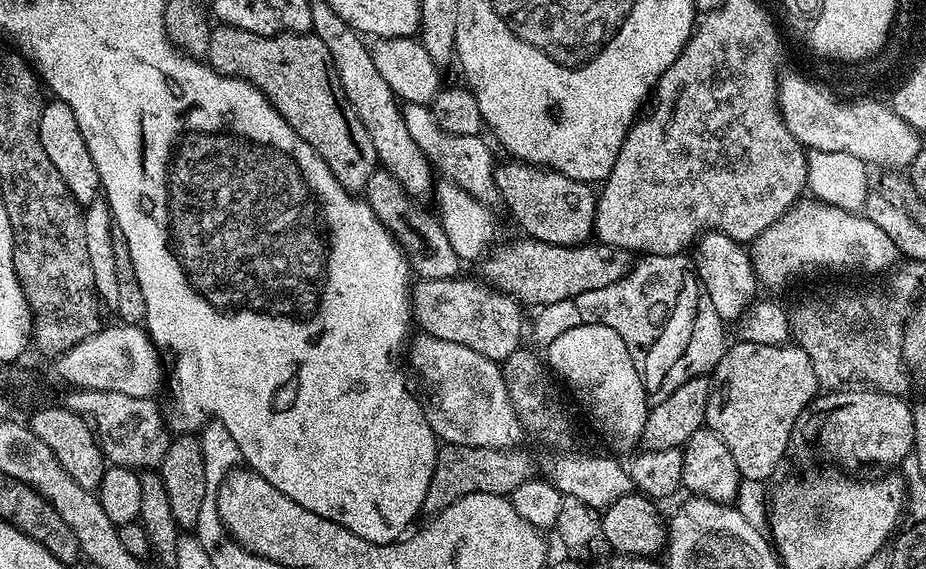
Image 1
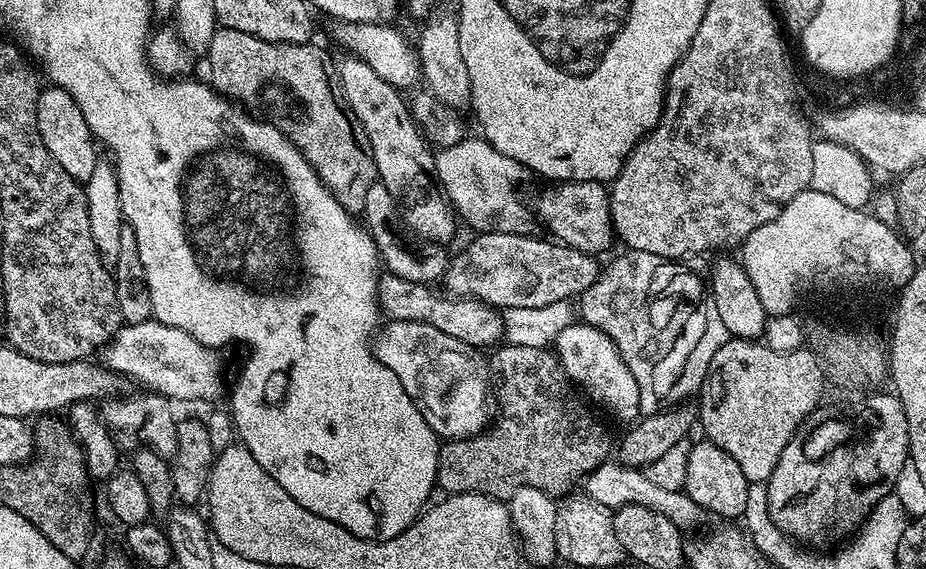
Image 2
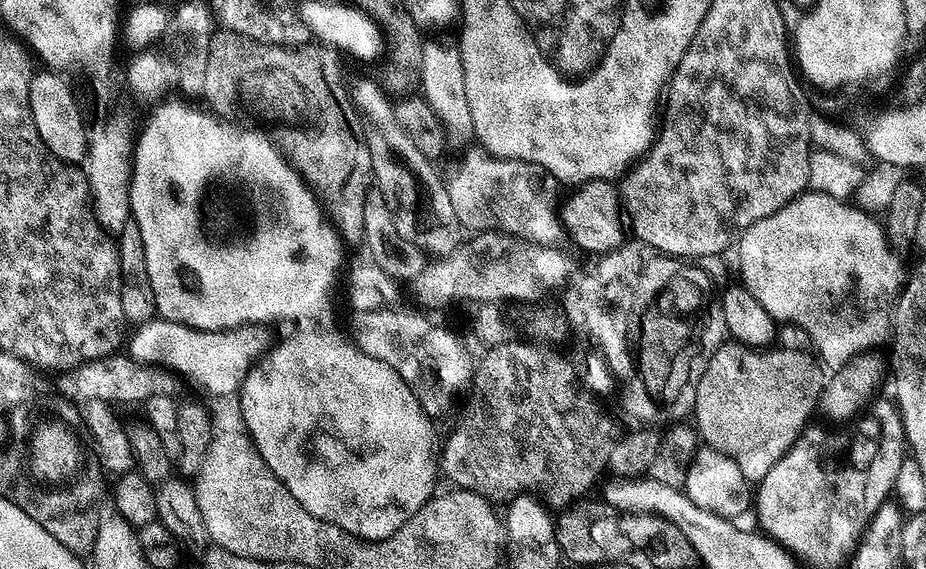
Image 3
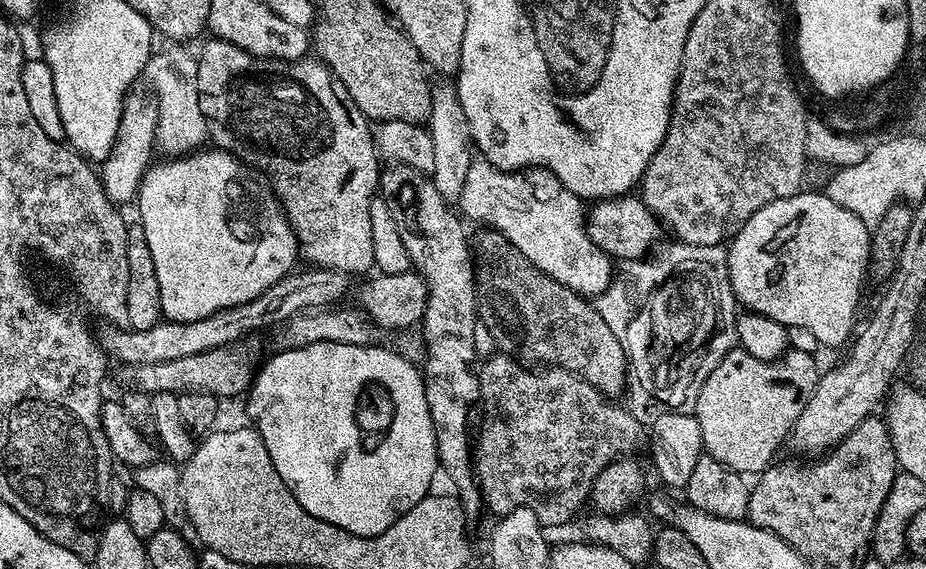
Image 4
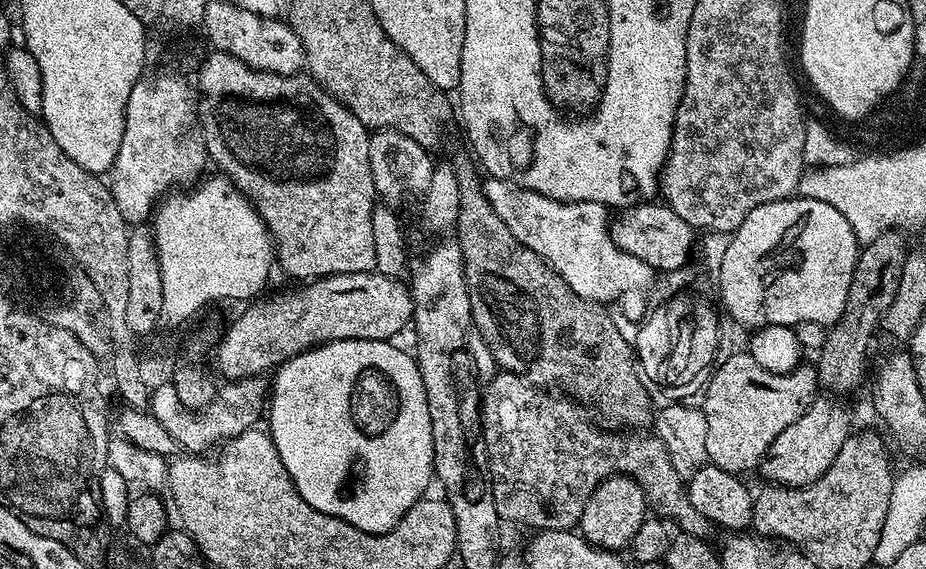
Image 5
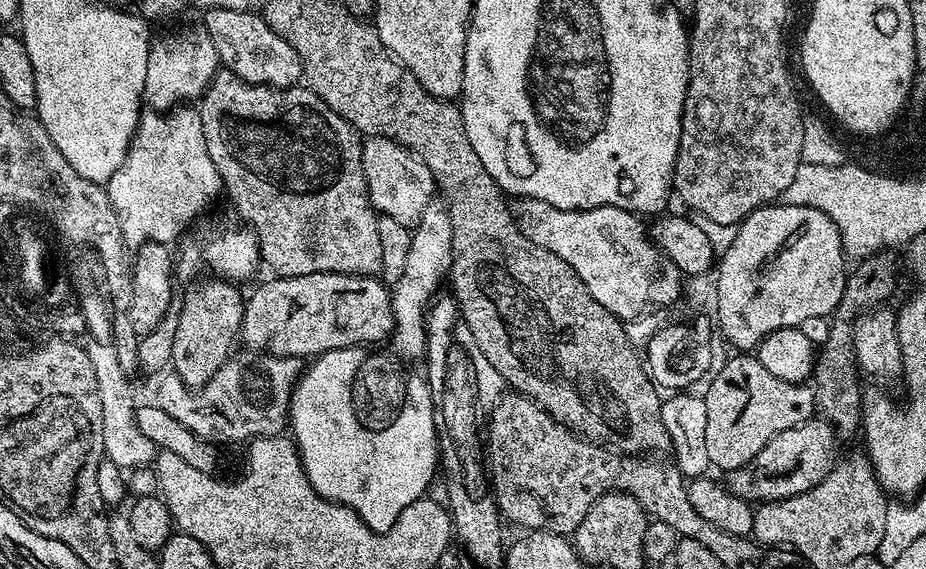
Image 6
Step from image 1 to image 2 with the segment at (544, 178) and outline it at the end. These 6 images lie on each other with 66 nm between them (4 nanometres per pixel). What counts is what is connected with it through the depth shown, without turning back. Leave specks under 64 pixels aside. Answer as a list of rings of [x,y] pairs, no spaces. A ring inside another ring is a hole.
[[[570,180],[555,185],[553,192],[540,196],[540,216],[551,235],[561,244],[580,252],[601,254],[614,244],[610,192],[599,180]]]

